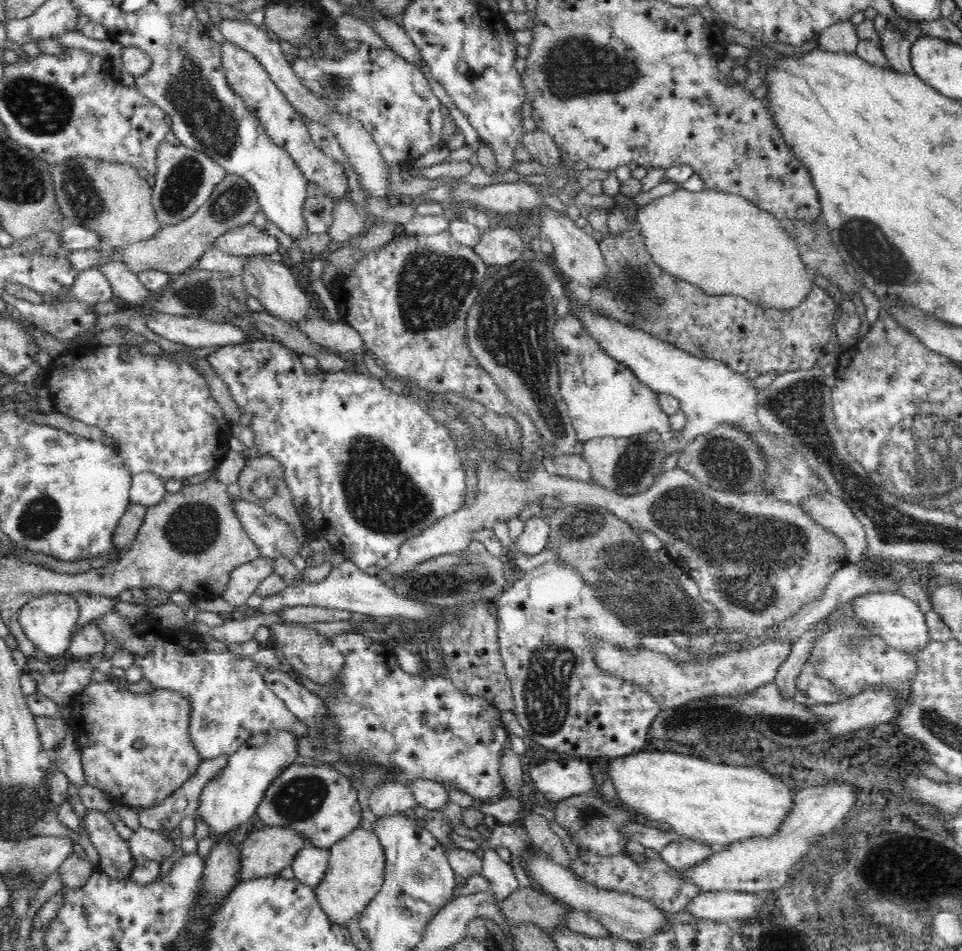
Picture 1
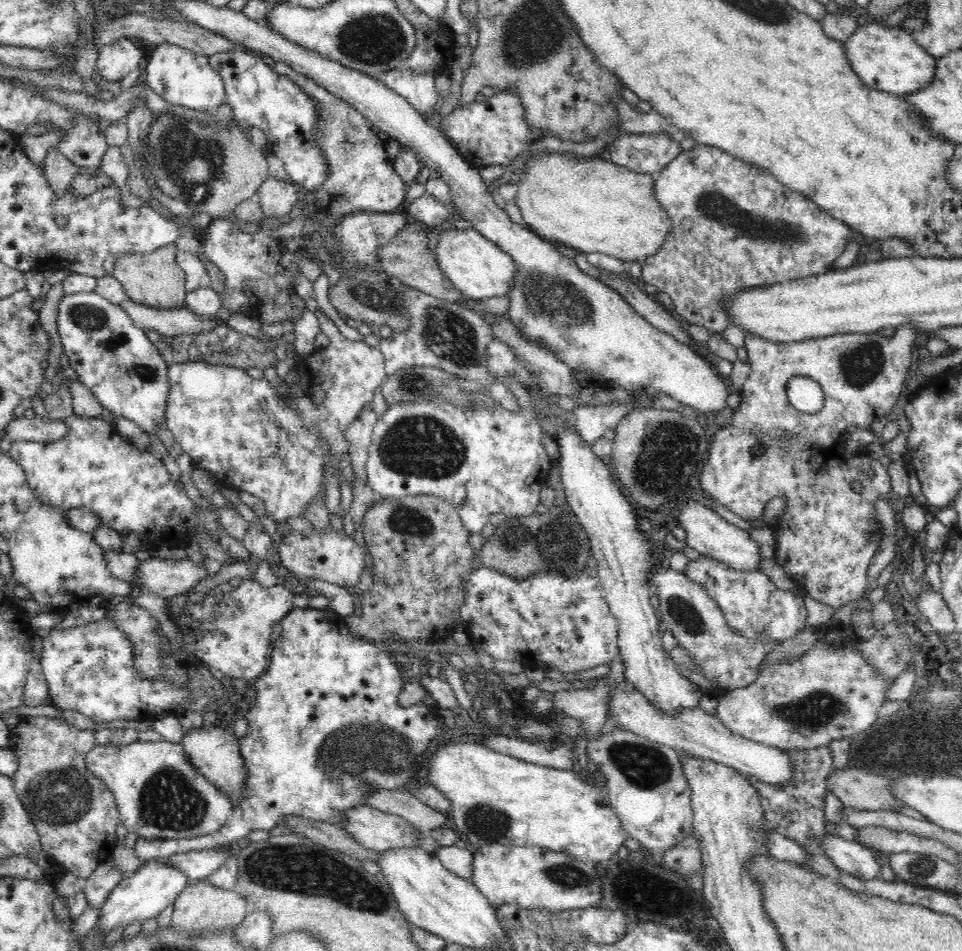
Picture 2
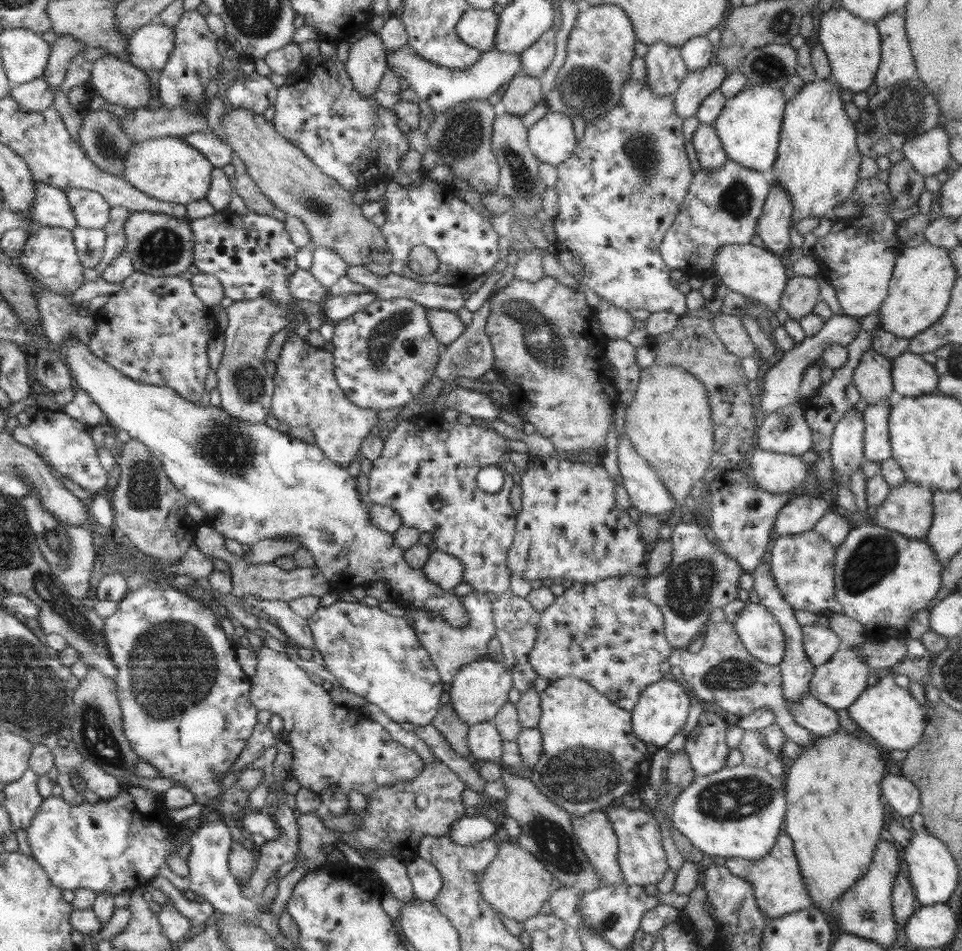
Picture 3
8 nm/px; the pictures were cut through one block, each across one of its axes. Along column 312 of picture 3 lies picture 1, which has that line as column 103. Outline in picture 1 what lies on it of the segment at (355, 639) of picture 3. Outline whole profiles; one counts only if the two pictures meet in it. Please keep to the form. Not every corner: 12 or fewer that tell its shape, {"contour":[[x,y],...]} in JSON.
{"contour":[[98,616],[155,690],[191,704],[202,761],[307,725],[252,660],[197,632]]}

